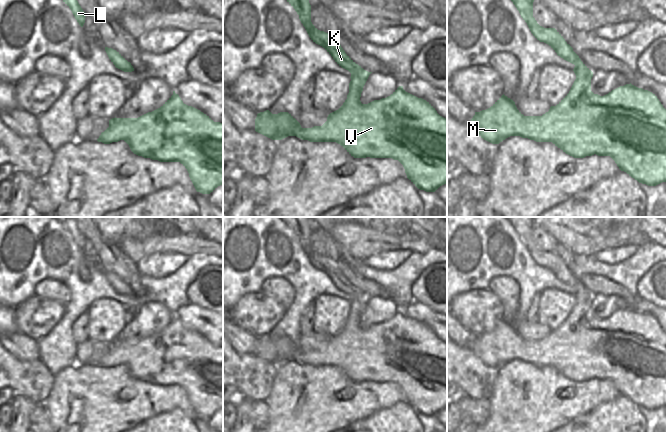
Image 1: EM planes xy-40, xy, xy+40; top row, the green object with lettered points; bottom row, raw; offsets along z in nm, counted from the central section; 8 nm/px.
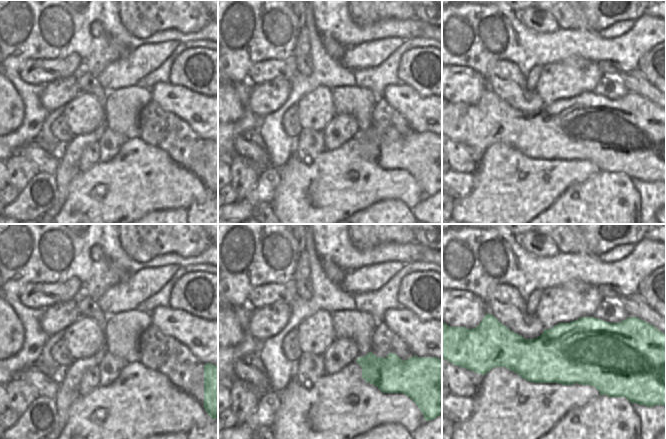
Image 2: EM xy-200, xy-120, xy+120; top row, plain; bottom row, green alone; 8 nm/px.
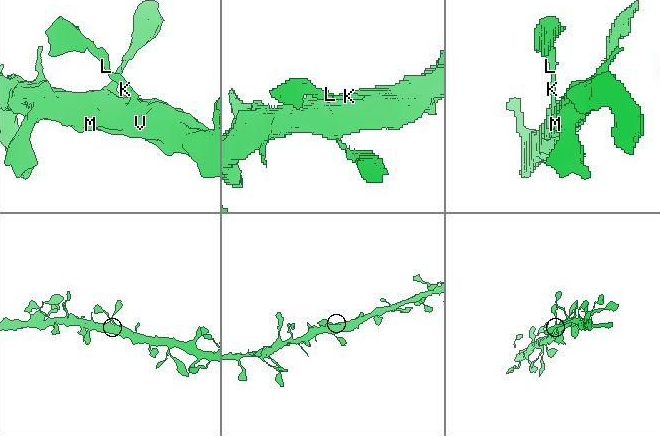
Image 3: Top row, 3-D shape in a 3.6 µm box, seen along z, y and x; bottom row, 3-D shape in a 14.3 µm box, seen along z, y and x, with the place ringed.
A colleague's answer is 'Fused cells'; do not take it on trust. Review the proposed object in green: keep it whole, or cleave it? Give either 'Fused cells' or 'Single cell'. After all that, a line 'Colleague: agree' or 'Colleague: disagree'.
Single cell
Colleague: disagree

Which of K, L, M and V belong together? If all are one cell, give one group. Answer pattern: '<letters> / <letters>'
K L M V

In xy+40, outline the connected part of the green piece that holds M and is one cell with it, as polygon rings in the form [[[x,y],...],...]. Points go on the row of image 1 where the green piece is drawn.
[[[511,0],[533,36],[548,44],[558,56],[575,65],[576,79],[569,93],[542,116],[524,116],[504,94],[488,109],[475,112],[469,125],[484,140],[499,144],[510,136],[552,142],[574,158],[594,154],[610,156],[621,171],[639,183],[656,186],[666,182],[666,109],[655,94],[626,84],[604,96],[591,91],[593,72],[555,28],[540,26],[533,17],[534,0]]]

